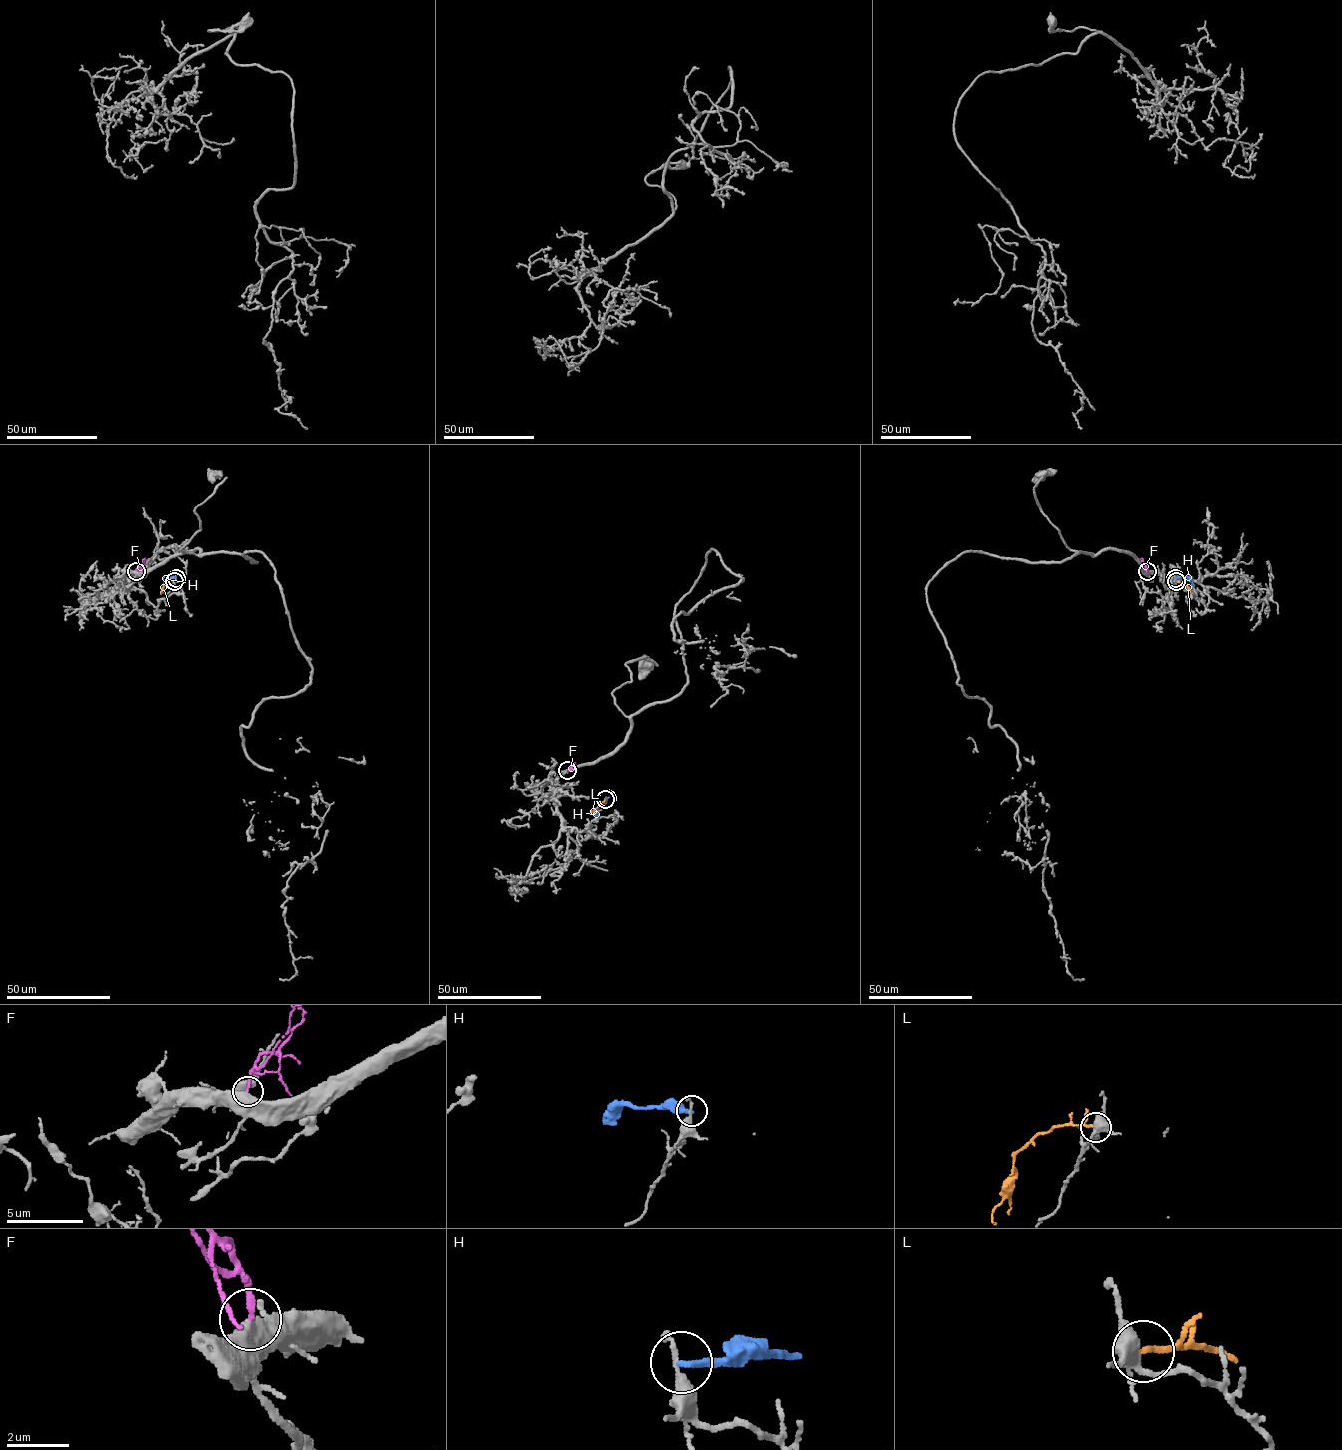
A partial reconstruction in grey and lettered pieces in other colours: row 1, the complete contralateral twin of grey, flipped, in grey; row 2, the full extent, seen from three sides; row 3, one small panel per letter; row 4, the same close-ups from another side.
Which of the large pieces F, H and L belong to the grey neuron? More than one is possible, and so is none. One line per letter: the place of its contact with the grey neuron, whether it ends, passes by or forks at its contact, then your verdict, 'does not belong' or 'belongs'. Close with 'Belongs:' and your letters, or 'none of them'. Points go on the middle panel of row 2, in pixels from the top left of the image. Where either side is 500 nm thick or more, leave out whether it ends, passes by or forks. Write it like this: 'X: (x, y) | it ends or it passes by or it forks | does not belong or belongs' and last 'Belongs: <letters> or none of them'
F: (567, 770) | belongs
H: (607, 798) | it ends | does not belong
L: (605, 799) | it ends | does not belong
Belongs: F

